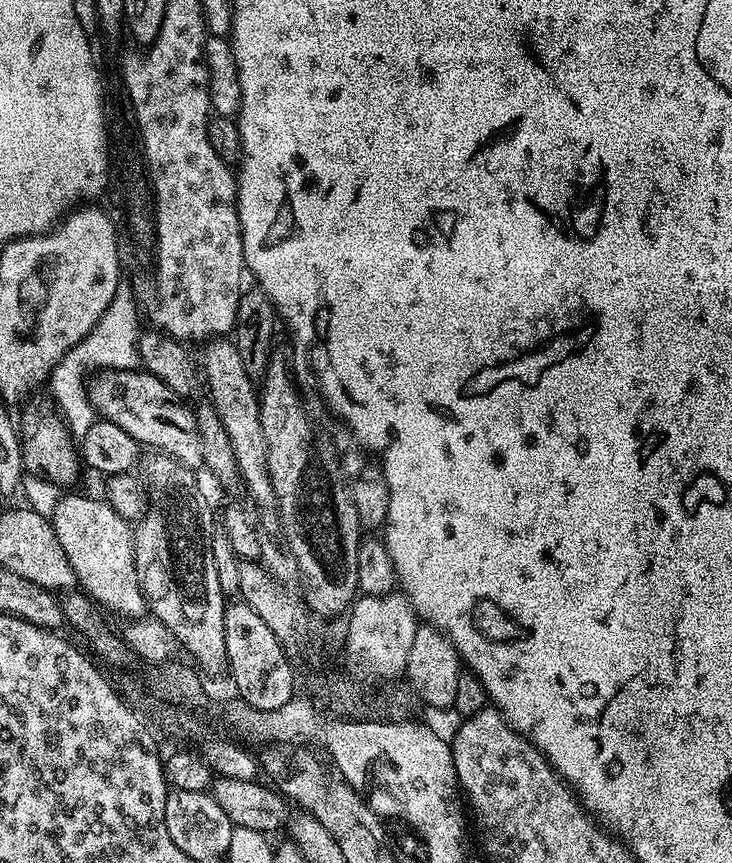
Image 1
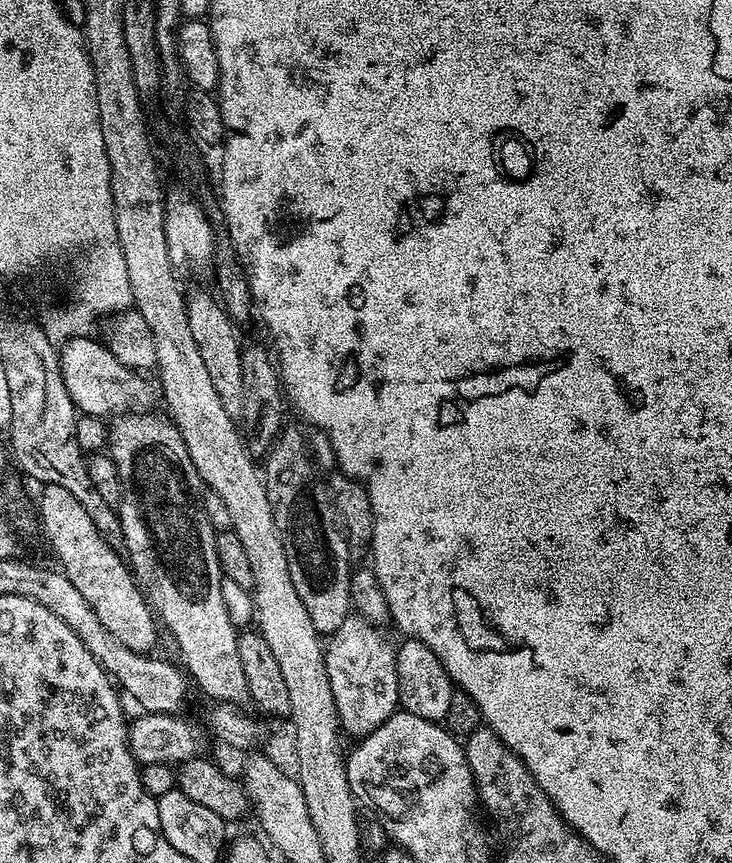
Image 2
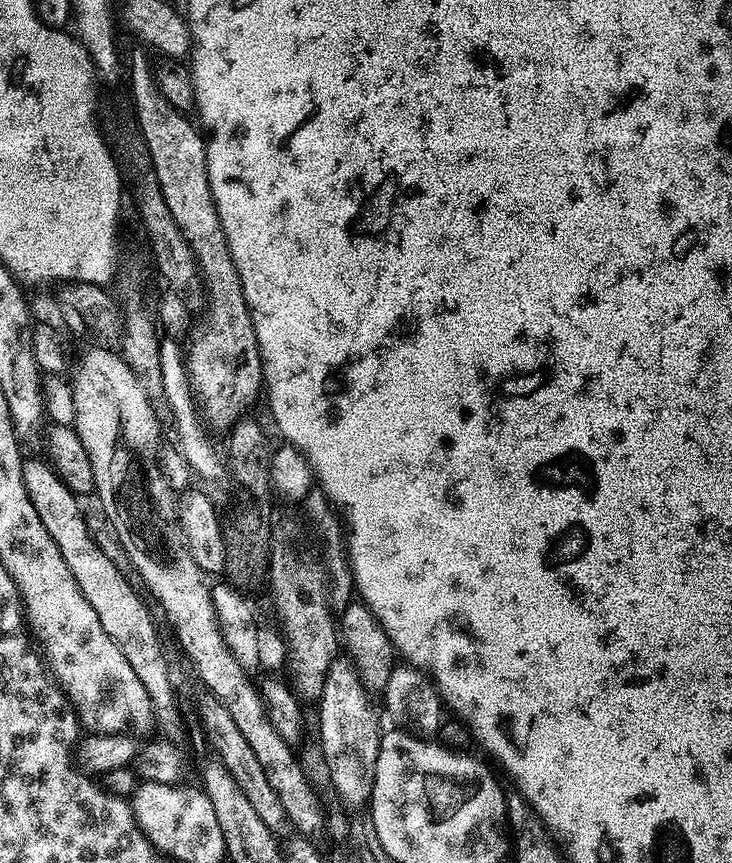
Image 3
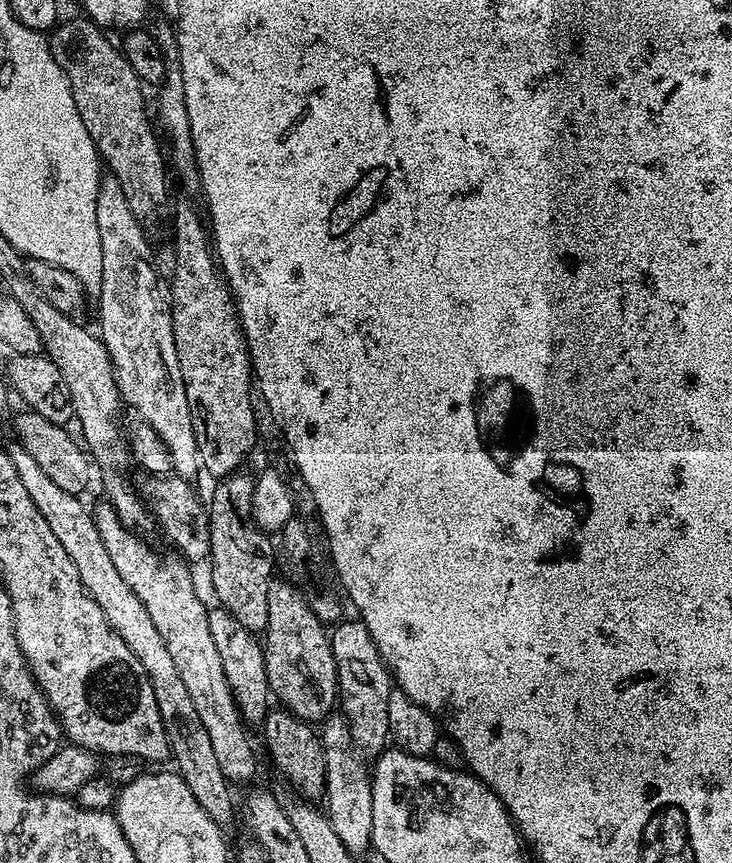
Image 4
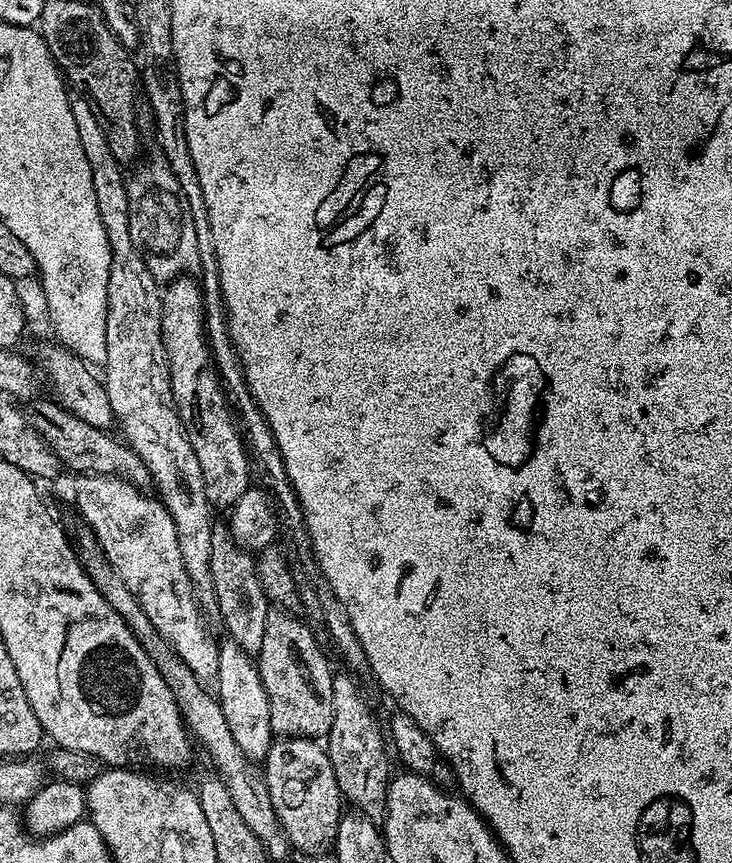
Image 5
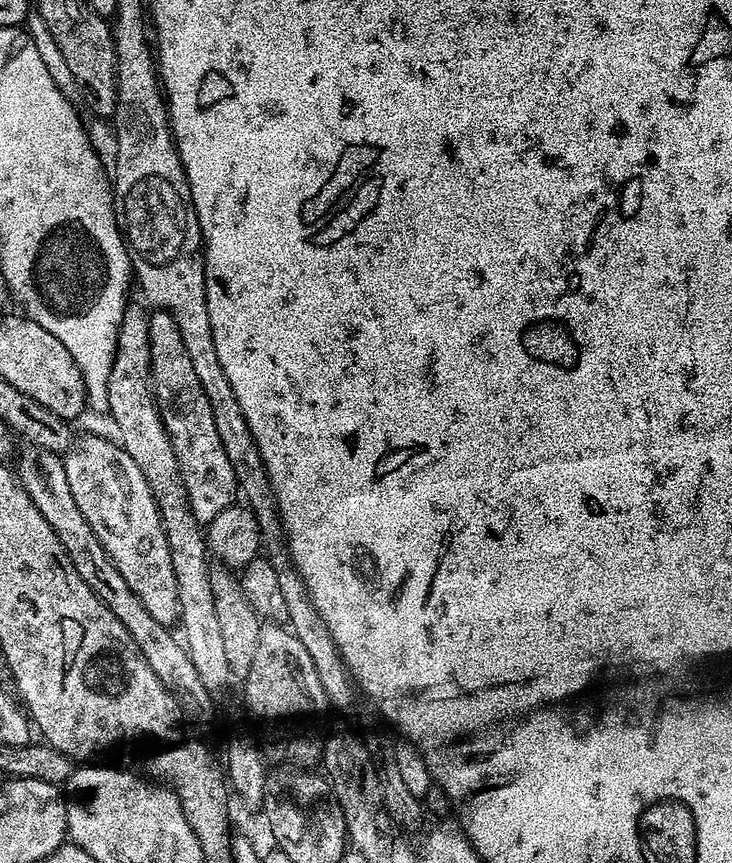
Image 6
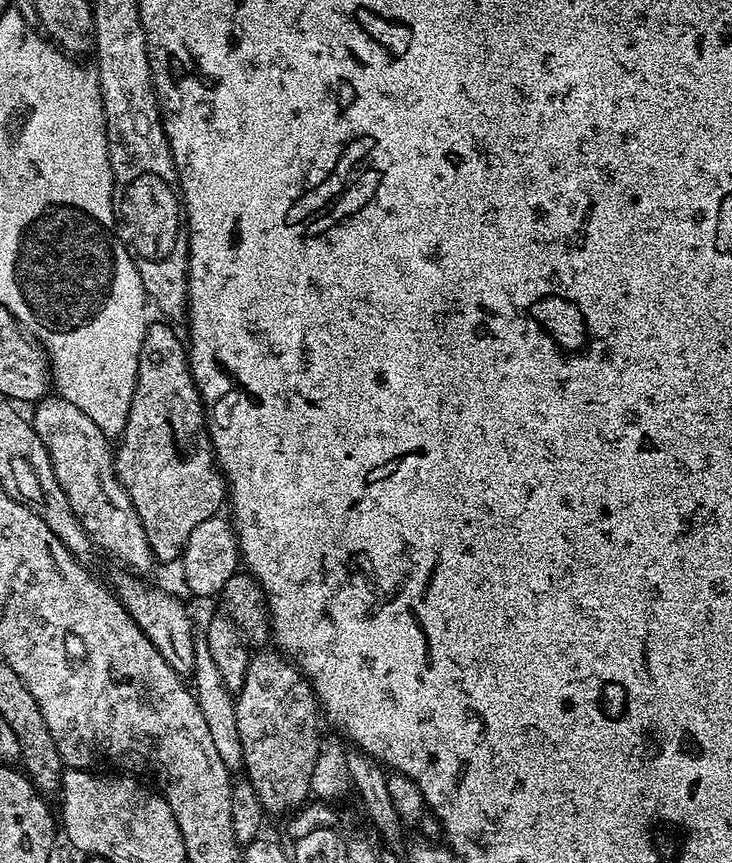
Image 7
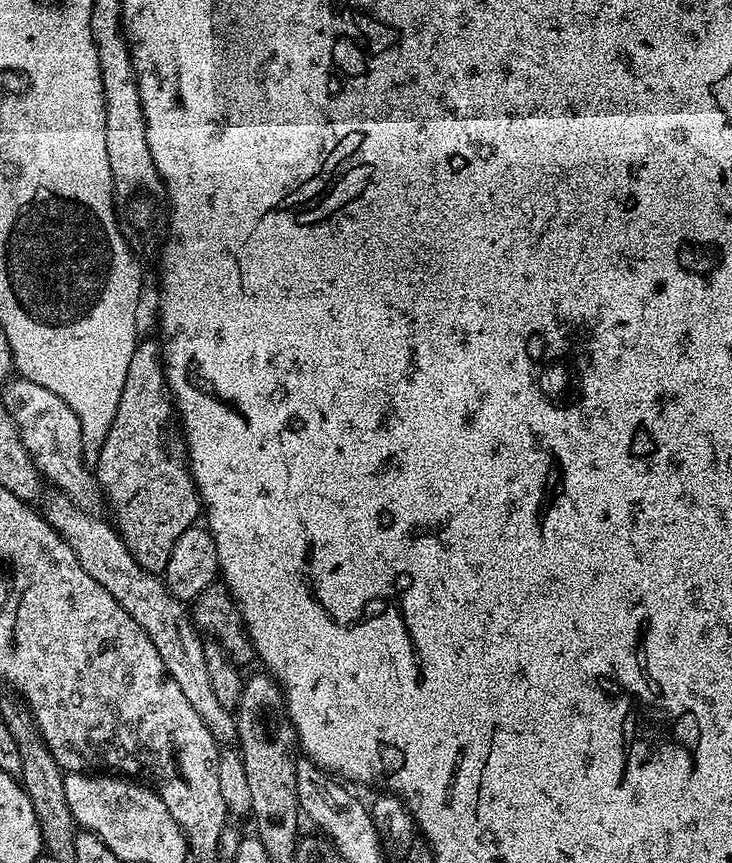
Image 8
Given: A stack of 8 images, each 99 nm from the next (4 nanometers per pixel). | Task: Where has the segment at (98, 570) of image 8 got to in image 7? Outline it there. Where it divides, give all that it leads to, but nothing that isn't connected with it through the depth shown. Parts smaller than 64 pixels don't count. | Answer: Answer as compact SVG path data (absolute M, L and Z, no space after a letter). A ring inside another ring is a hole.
M126 576L118 590L118 599L130 614L132 621L143 630L148 641L158 650L166 664L181 676L191 675L196 653L196 634L185 606L170 593L142 584L139 577Z

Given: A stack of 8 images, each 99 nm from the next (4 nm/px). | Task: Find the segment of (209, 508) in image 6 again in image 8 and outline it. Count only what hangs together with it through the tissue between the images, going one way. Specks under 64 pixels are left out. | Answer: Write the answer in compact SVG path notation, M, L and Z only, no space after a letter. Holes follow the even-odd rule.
M159 339L137 343L130 358L130 370L126 370L126 386L122 386L122 398L118 402L118 414L112 416L112 424L99 441L100 457L94 463L94 475L100 483L100 491L106 508L112 511L111 519L130 554L138 566L146 572L164 574L171 551L185 530L201 519L200 491L188 471L185 449L172 433L174 428L174 401L168 391L168 379L164 377L164 354Z

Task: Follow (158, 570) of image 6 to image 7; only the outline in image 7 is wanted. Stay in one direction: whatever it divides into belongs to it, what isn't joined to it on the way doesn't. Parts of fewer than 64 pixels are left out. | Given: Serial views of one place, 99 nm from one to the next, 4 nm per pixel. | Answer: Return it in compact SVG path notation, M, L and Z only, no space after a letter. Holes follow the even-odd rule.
M48 394L35 405L36 413L30 416L32 428L45 444L52 459L58 484L65 491L70 507L88 532L97 549L109 552L121 560L132 574L148 572L154 565L154 557L146 542L142 522L116 476L114 448L74 402L66 402L59 395Z

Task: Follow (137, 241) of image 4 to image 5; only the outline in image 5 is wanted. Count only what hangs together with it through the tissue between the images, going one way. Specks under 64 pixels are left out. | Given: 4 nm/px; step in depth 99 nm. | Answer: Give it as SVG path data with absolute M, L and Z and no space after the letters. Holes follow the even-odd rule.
M76 94L71 97L70 103L74 114L74 126L78 126L78 138L82 142L82 150L90 162L90 174L94 178L94 194L98 198L98 214L102 218L102 226L106 230L106 238L110 242L112 251L106 314L106 358L102 365L104 371L102 383L106 394L109 395L115 423L124 430L123 439L128 447L134 450L134 454L142 458L142 462L152 475L154 489L156 488L158 492L156 494L174 522L174 530L178 532L178 550L182 550L182 562L192 583L192 593L196 596L196 602L205 613L212 614L216 612L214 578L210 578L214 509L206 498L198 454L194 454L194 446L190 446L188 435L184 433L184 423L180 420L180 410L174 402L166 350L162 346L162 310L160 309L162 288L150 274L150 270L146 270L146 262L142 262L138 250L134 250L134 242L130 239L126 176L125 173L120 173L122 165L114 158L110 150L110 142L106 142L106 134L102 126L98 126L98 118L94 118L94 112L88 101Z

